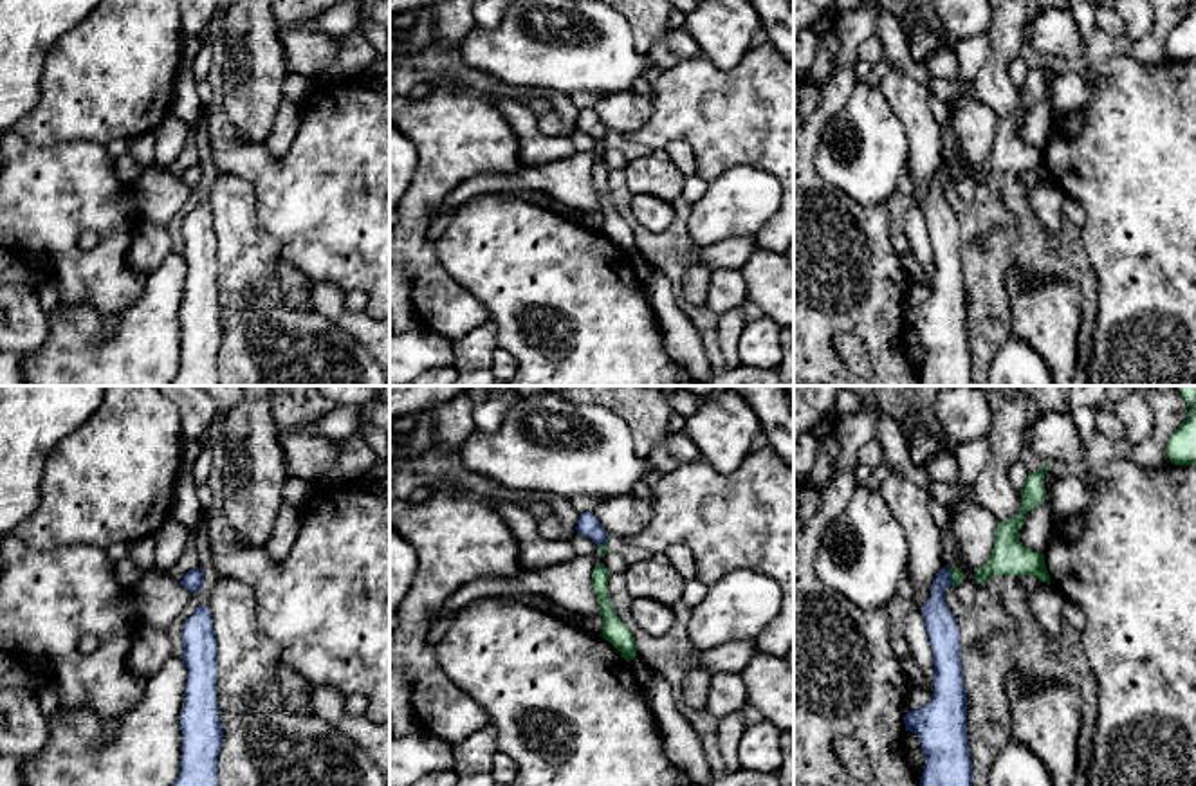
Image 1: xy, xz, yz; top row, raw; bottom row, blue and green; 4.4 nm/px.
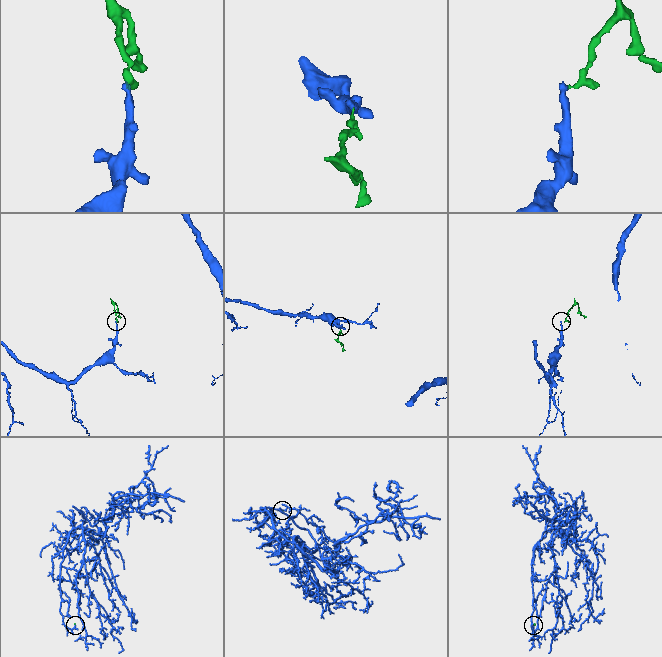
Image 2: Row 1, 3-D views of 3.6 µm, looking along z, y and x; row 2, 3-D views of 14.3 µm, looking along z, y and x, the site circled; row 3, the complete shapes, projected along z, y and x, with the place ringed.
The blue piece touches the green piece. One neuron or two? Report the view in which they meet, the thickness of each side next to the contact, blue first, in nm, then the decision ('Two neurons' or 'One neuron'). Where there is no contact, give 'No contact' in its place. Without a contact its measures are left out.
Touches blue in yz. Thickness 140 nm (blue) against 60 nm. One neuron

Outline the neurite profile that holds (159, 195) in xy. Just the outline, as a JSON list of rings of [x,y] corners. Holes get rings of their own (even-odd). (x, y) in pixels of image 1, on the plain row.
[[[155,132],[128,141],[132,155],[141,164],[139,177],[130,184],[143,222],[168,225],[182,209],[193,189],[168,169],[155,166]]]

